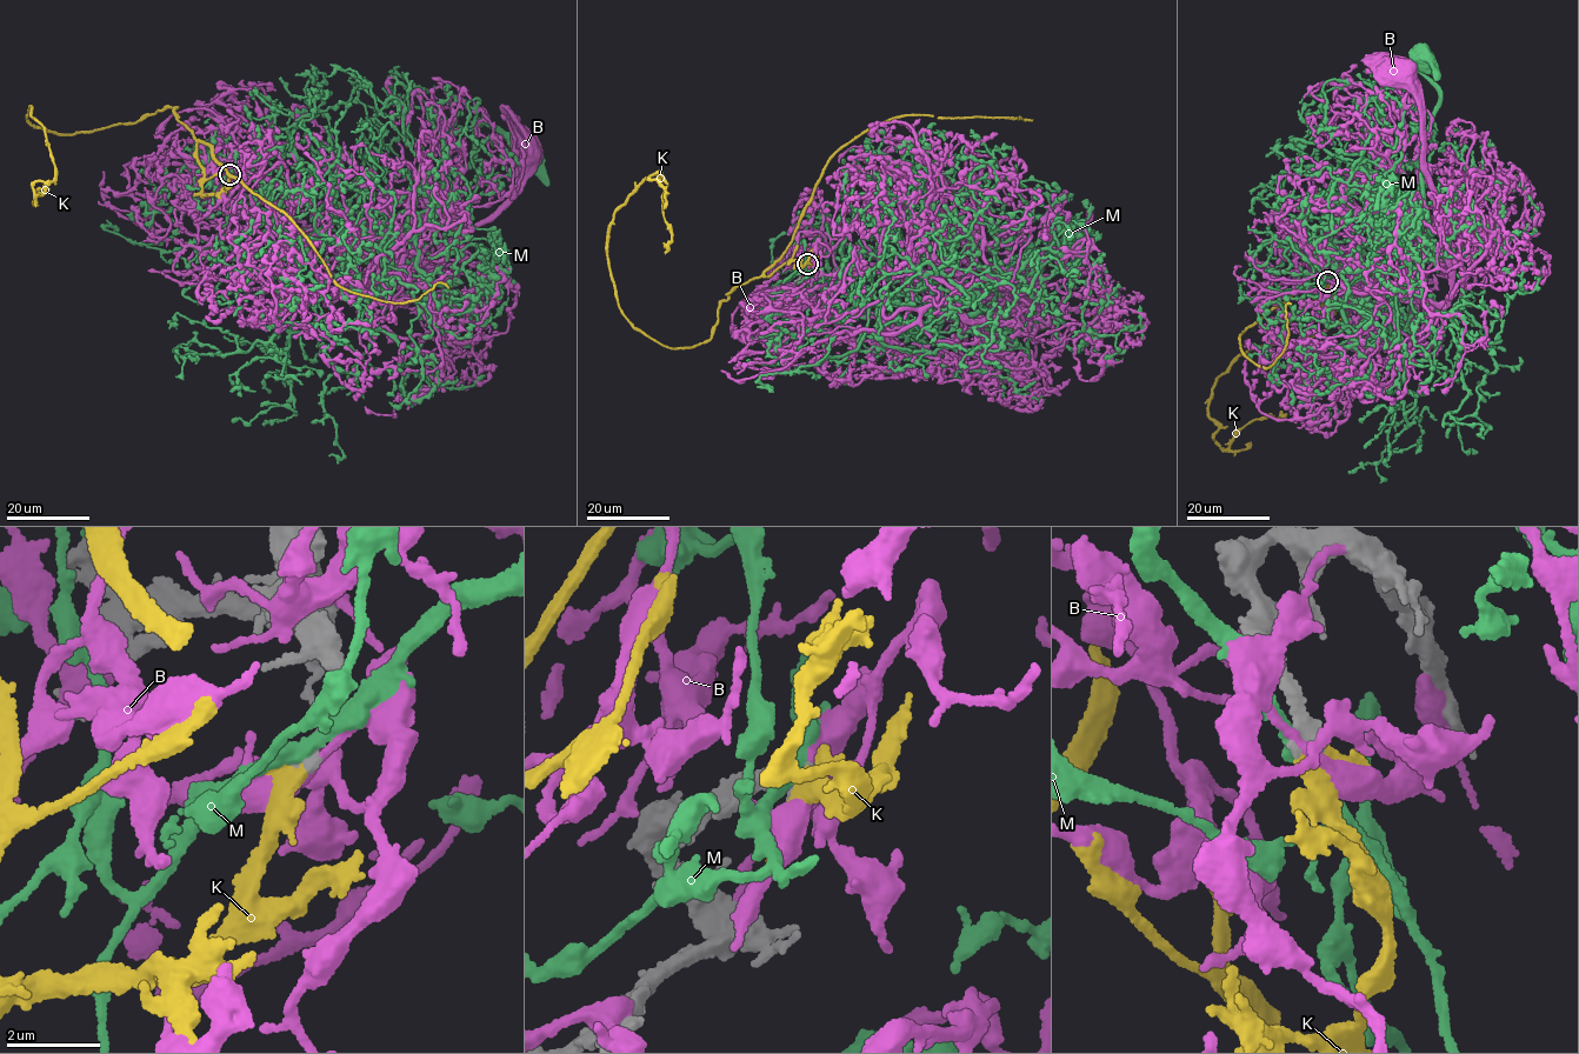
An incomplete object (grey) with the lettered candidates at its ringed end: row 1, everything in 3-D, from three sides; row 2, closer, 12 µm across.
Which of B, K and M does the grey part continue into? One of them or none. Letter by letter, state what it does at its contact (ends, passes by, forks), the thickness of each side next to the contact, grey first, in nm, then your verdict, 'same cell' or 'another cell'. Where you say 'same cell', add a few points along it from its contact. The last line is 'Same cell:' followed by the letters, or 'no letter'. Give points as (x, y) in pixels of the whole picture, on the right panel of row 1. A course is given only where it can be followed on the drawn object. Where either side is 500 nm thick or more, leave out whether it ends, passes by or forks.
B: it passes by; calibres 440 and 200 nm; another cell
K: it passes by; calibres 420 and 360 nm; same cell; course (1327, 282), (1328, 313), (1316, 246), (1350, 260), (1353, 307), (1239, 355), (1210, 401), (1225, 448), (1286, 414)
M: it passes by; calibres 440 and 320 nm; another cell
Same cell: K

